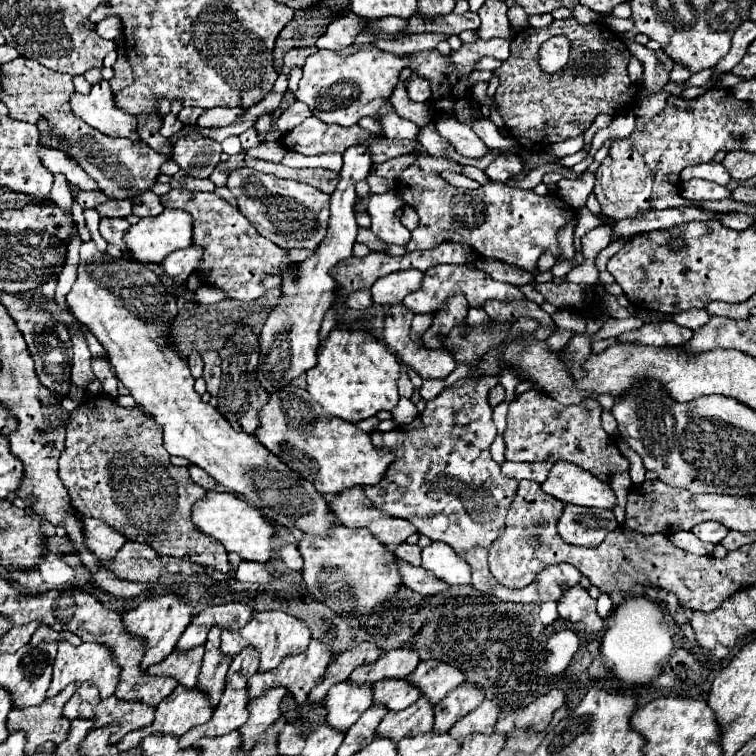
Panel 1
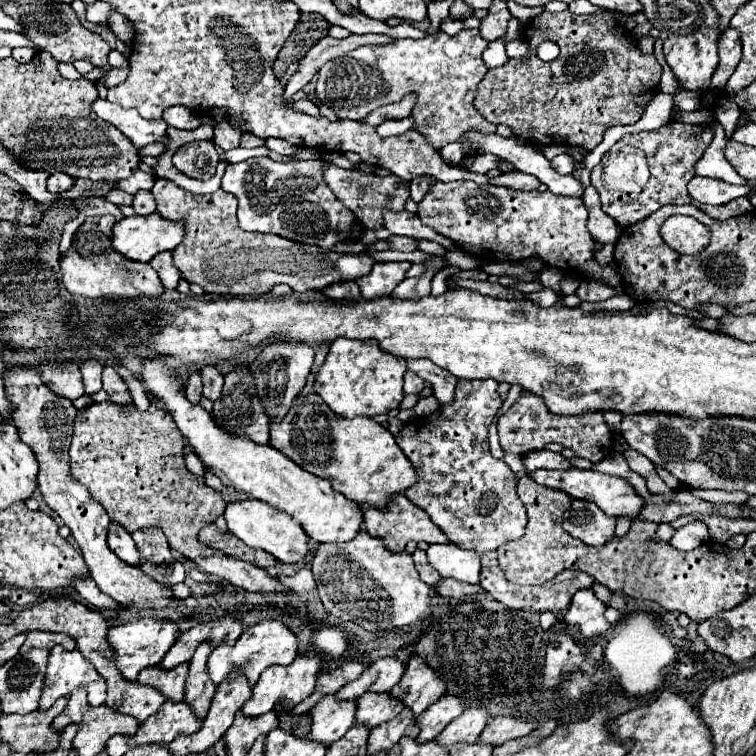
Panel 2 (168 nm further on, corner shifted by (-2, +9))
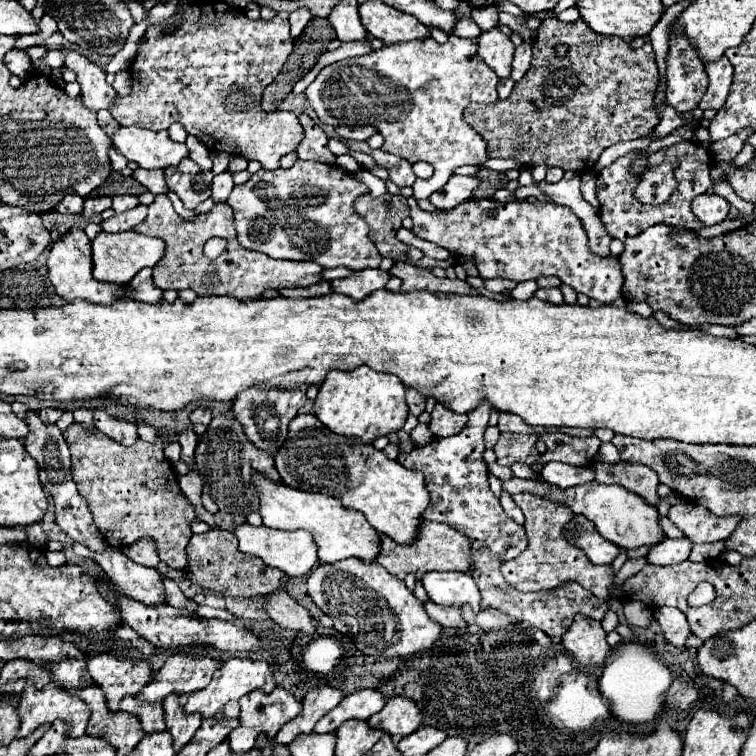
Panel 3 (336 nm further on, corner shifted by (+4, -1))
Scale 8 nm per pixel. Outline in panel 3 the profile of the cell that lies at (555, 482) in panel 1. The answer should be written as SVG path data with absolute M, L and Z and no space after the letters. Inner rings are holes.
M514 477L510 481L504 481L502 487L510 495L514 495L514 493L534 493L534 495L550 499L554 503L564 503L574 513L586 515L596 525L596 529L600 531L600 535L604 539L608 539L608 541L612 541L612 543L616 543L620 547L626 547L626 549L634 549L634 547L640 547L640 545L654 545L660 539L664 539L664 533L662 533L662 529L658 525L656 507L648 505L642 497L626 491L620 485L602 485L602 483L590 481L586 485L560 489L560 487L550 485L550 483L542 481L542 479L518 479L518 477Z

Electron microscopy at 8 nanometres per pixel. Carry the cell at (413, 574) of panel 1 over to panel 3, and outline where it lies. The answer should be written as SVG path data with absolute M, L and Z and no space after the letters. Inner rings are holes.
M462 605L460 607L466 623L470 625L478 625L480 629L484 631L490 631L490 629L500 629L500 627L506 627L508 623L512 623L512 619L508 615L502 615L500 611L496 609L480 609L480 613L472 611L468 605Z

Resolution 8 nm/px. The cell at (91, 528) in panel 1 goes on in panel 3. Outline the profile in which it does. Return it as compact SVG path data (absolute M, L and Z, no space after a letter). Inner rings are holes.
M106 547L100 553L92 555L94 561L104 569L104 573L112 579L118 591L124 595L138 599L142 603L162 603L162 579L156 569L134 563L120 549Z

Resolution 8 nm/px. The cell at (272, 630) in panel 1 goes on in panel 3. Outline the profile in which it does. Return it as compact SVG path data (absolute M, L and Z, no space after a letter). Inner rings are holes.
M230 657L228 661L222 663L222 667L214 673L212 681L208 683L208 687L194 691L186 697L184 703L184 711L188 713L200 713L202 717L238 717L240 713L240 705L238 699L254 689L262 689L266 693L270 693L276 687L276 679L274 679L274 669L270 663L266 661L252 661L252 659L240 659L240 657Z

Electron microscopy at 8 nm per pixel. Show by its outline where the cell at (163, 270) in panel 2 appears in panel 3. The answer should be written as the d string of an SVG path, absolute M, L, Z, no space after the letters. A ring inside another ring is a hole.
M146 267L138 275L134 275L134 279L128 283L128 287L132 289L132 299L144 301L144 303L164 301L164 291L154 285L152 269L150 267Z

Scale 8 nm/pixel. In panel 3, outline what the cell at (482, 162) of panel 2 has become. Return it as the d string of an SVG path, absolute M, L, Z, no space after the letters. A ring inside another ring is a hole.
M452 175L450 181L436 193L430 195L430 203L436 209L452 209L464 199L472 197L472 191L480 185L480 177L464 177L464 175Z

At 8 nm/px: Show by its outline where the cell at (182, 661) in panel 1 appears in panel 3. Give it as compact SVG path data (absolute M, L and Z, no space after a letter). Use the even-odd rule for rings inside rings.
M126 695L126 699L122 699L122 703L120 703L120 709L128 711L128 713L134 713L142 721L142 727L144 727L146 733L166 729L162 701L160 703L146 703L146 701L136 699L134 695Z

